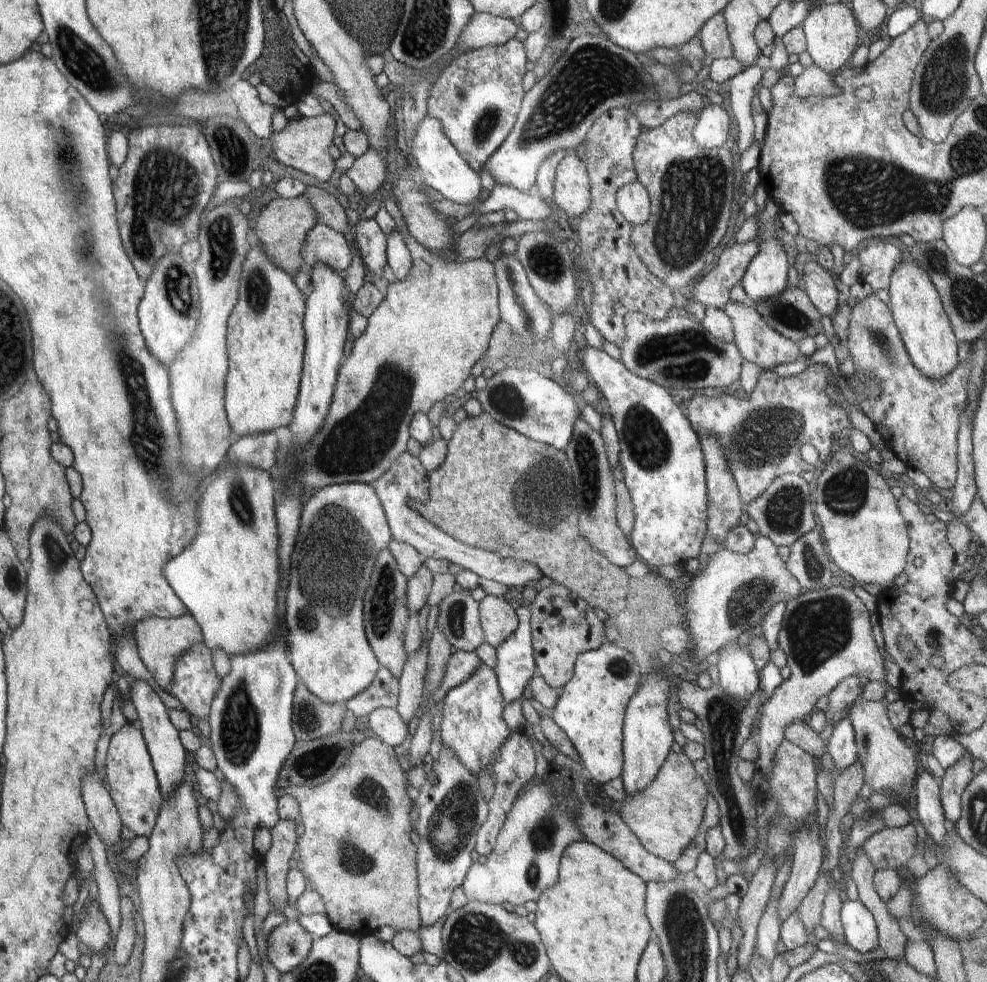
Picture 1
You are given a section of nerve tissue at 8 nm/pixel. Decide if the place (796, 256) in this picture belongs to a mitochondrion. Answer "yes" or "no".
no

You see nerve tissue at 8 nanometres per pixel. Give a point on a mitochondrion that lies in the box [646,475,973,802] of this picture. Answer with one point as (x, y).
(816, 631)

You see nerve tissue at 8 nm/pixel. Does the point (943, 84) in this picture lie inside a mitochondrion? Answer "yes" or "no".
yes

